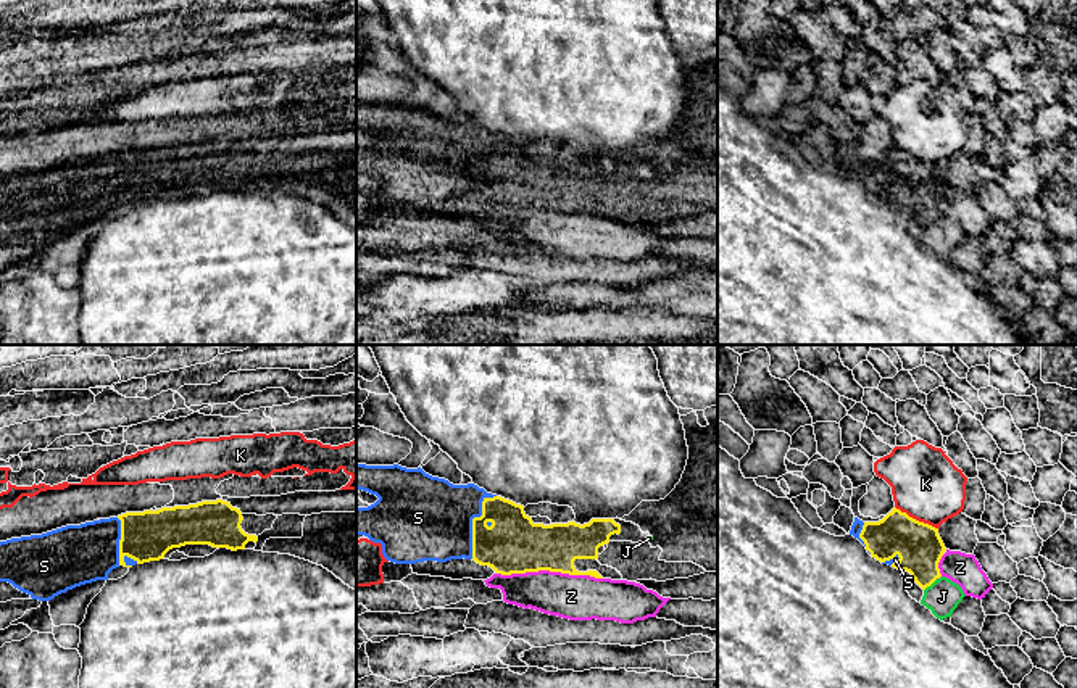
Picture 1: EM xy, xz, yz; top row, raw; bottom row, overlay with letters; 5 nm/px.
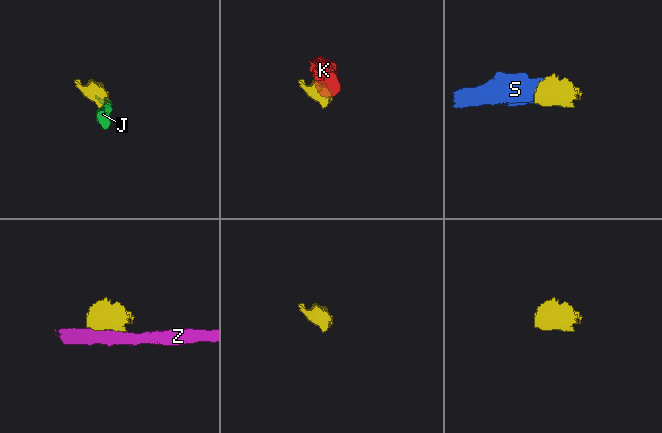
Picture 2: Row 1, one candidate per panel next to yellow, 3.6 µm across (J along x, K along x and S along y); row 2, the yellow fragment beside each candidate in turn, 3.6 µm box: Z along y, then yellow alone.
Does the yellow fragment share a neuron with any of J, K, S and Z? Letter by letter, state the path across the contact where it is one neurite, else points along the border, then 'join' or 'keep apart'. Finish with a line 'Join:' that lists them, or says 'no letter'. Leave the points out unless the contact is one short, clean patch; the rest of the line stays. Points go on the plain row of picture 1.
J: keep apart
K: keep apart
S: join
Z: keep apart
Join: S

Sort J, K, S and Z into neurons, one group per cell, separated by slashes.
J / K / S / Z

